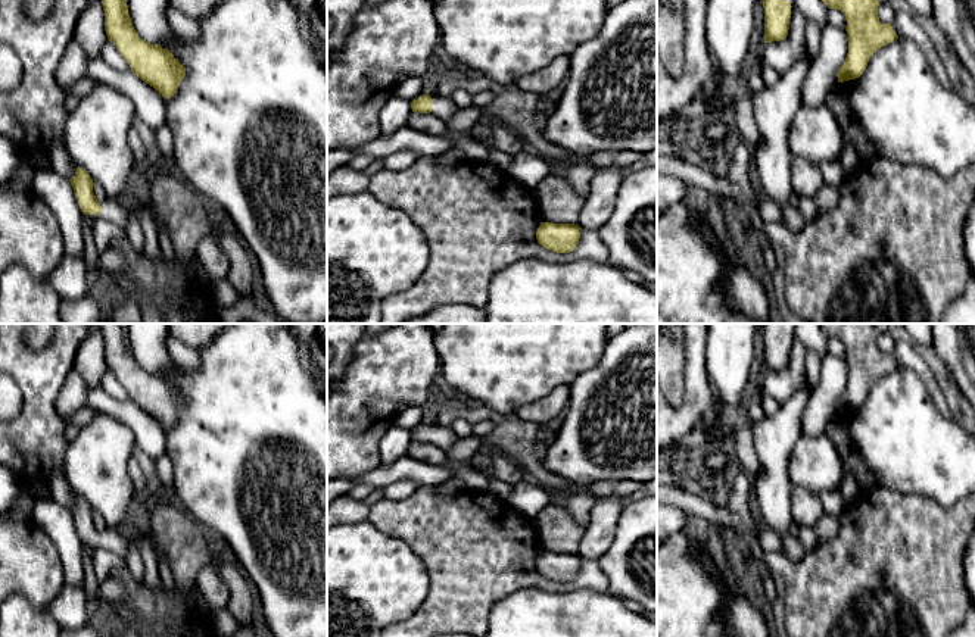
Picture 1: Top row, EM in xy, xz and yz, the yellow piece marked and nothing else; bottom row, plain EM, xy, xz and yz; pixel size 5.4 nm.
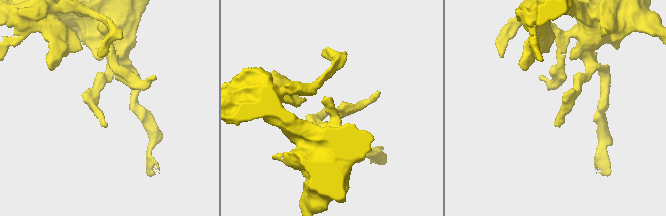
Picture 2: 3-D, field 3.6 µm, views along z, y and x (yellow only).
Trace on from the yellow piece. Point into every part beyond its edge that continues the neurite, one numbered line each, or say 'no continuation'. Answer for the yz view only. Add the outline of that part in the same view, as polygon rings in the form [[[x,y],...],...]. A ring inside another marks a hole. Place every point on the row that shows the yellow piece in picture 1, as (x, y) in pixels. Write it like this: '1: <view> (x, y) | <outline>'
no continuation

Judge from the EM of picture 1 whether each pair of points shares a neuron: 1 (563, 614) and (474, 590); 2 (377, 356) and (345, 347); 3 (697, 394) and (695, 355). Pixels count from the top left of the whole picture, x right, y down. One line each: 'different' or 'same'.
1: different
2: different
3: same

